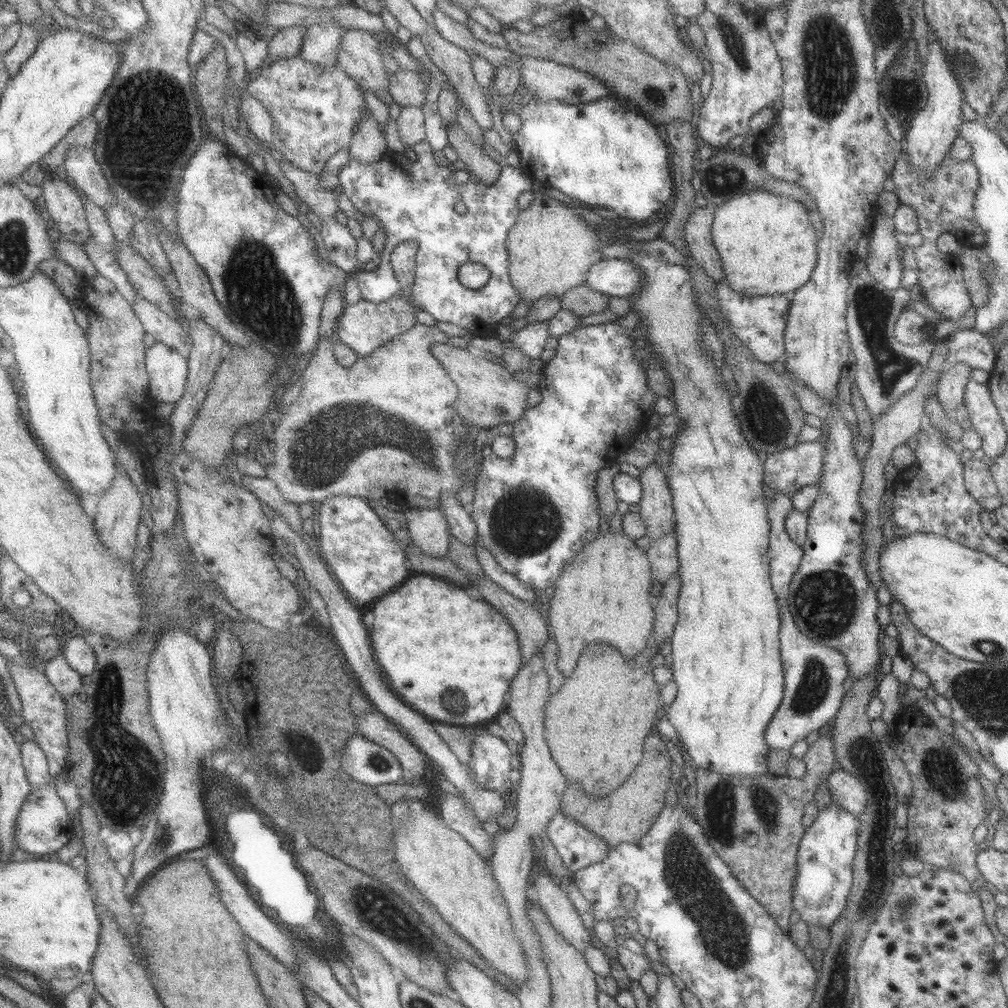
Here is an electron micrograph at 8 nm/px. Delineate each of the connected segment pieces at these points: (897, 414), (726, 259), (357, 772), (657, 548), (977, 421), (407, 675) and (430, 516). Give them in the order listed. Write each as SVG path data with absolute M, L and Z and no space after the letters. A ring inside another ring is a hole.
M945 337L934 344L932 358L930 358L926 368L921 372L916 386L902 396L902 398L899 398L896 404L890 405L884 411L884 414L873 420L872 443L862 463L863 479L859 492L859 503L865 512L863 531L861 532L863 538L861 563L863 569L867 572L868 578L873 582L873 587L876 591L880 588L880 584L882 584L880 581L879 562L883 541L886 540L883 537L883 531L880 529L880 500L883 499L883 494L887 489L885 485L885 468L891 462L894 449L901 444L907 443L908 438L912 436L916 437L922 430L920 426L922 417L925 416L924 409L926 408L926 402L930 396L935 394L938 379L949 367L947 359L948 355L950 355L950 350L948 350L947 345L948 339Z
M751 190L716 206L711 233L730 289L746 297L773 296L808 283L816 268L819 239L808 220L809 207L766 190Z
M359 733L349 741L343 765L354 780L372 787L398 784L407 776L396 753Z
M675 528L666 536L652 541L647 556L654 582L666 584L669 577L675 574L679 567Z
M970 378L963 398L972 428L981 436L981 449L989 460L1000 456L1007 445L1007 430L1002 424L987 383Z
M416 573L381 600L372 607L376 619L371 635L379 664L398 695L434 722L480 724L502 714L506 696L526 663L521 636L510 618L470 589L428 574ZM448 694L452 704L446 704Z
M407 507L409 527L413 540L425 554L448 558L453 534L448 517L441 508Z

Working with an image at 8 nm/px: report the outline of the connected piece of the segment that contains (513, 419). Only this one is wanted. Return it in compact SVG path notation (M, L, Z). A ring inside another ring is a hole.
M434 344L433 350L461 388L457 408L471 426L490 429L505 423L516 424L528 412L528 394L533 388L516 380L511 369L487 359L471 347L464 350L452 344Z

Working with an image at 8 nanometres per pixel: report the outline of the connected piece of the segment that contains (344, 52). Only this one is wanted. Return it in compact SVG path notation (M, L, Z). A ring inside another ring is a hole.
M344 31L339 56L340 64L362 87L372 89L374 92L385 89L389 94L393 78L388 75L384 67L382 42L376 40L371 32Z

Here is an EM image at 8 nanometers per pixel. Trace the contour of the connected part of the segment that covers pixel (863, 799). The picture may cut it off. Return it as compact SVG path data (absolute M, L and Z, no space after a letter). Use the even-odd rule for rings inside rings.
M842 769L832 771L827 782L830 795L832 795L831 804L837 804L856 818L864 813L868 795L864 785L854 775Z

